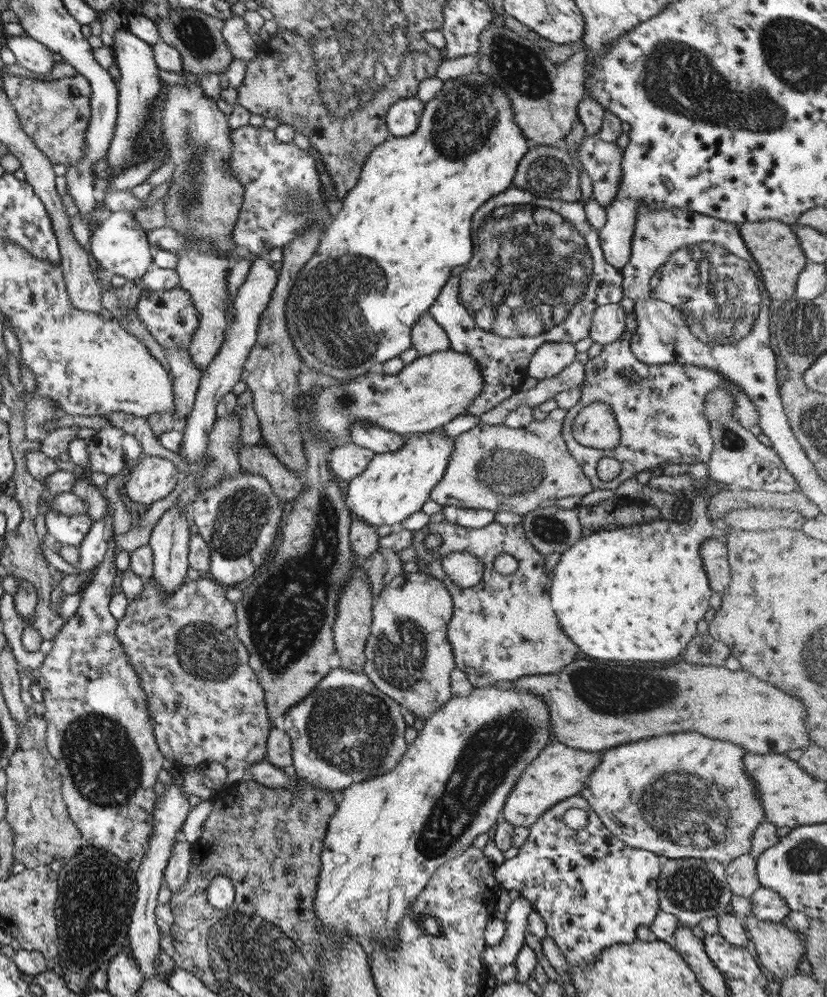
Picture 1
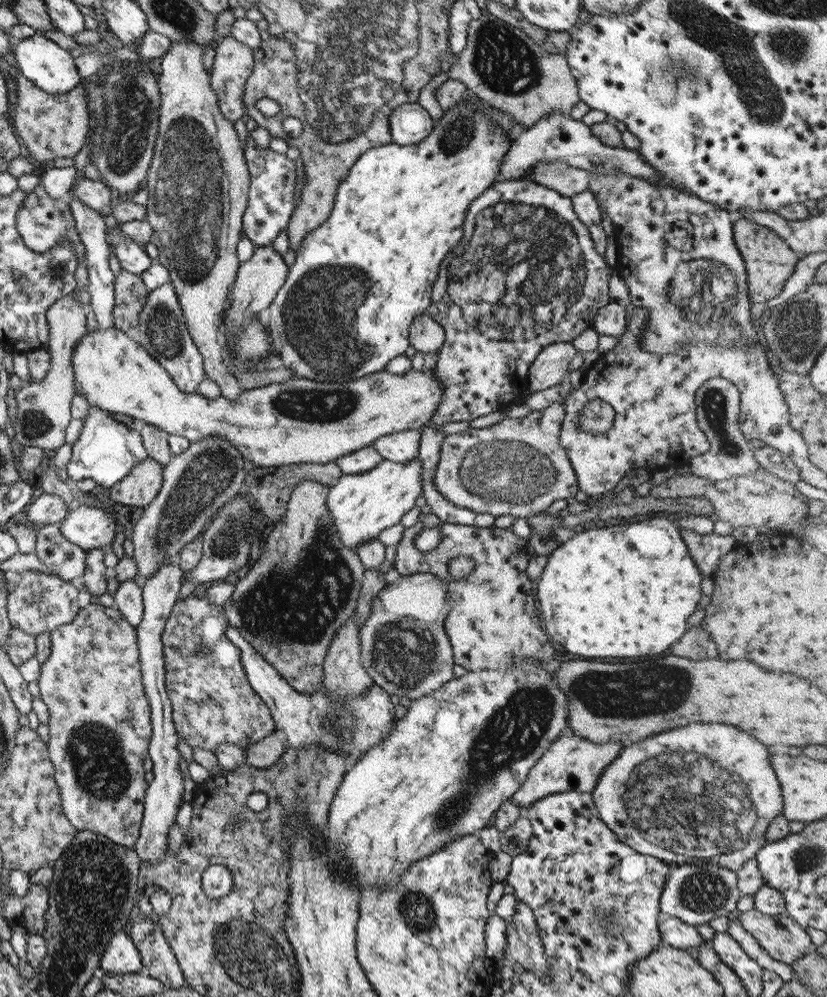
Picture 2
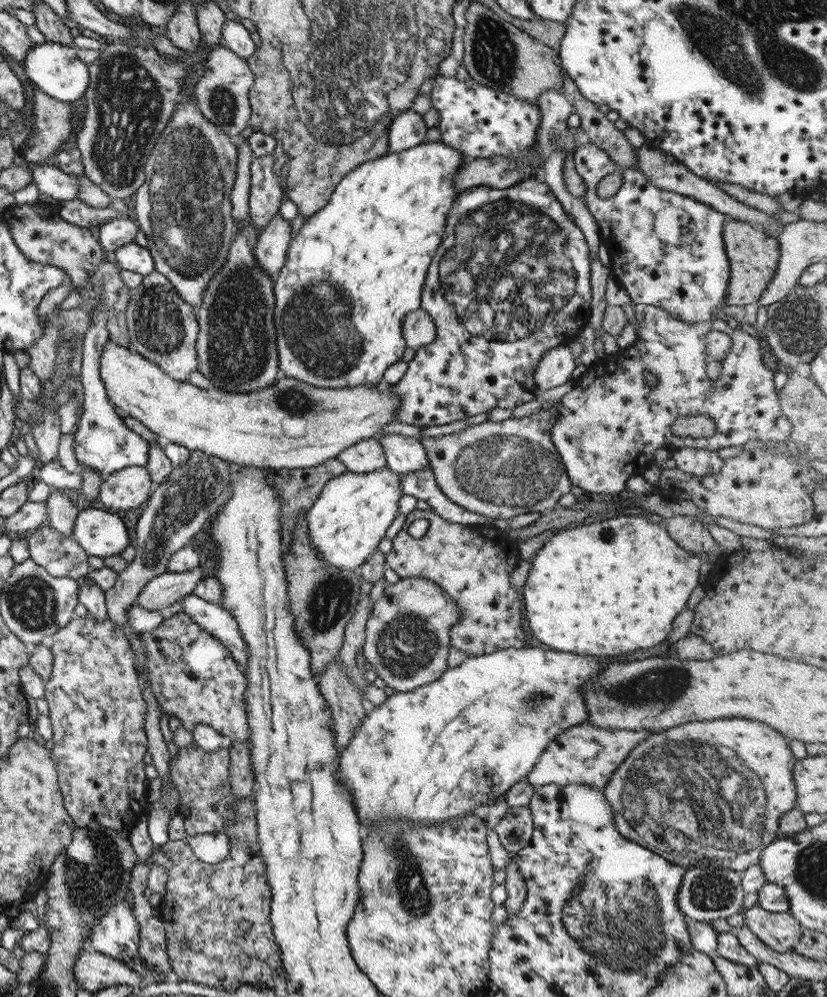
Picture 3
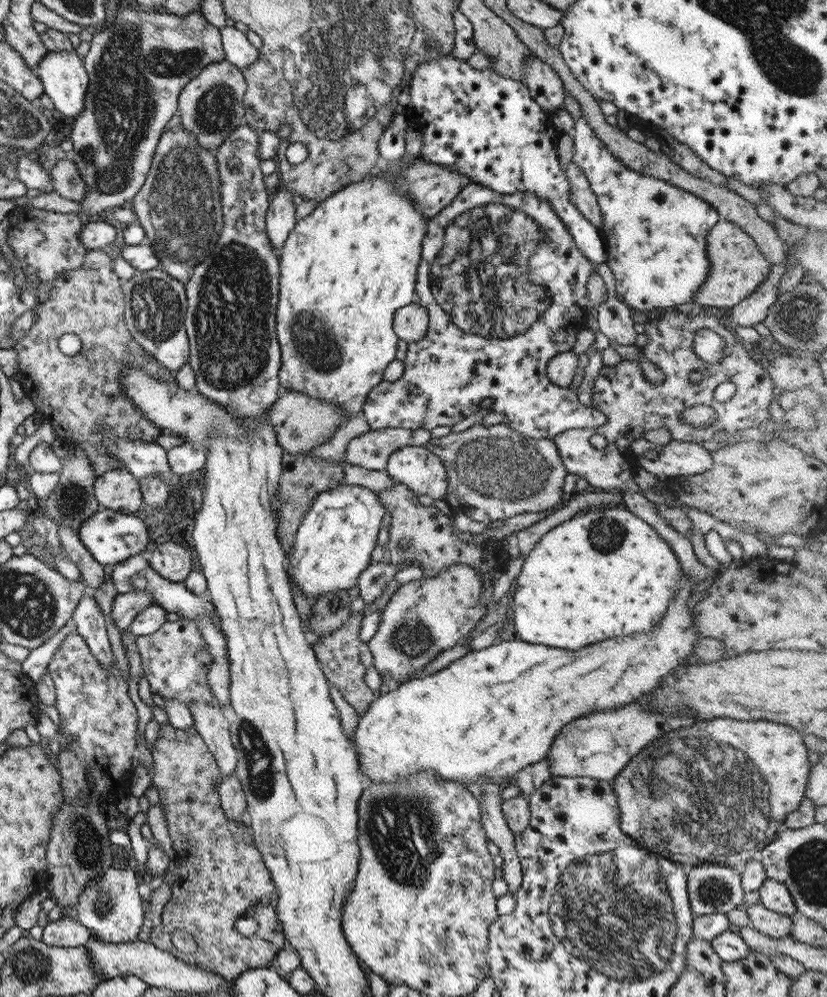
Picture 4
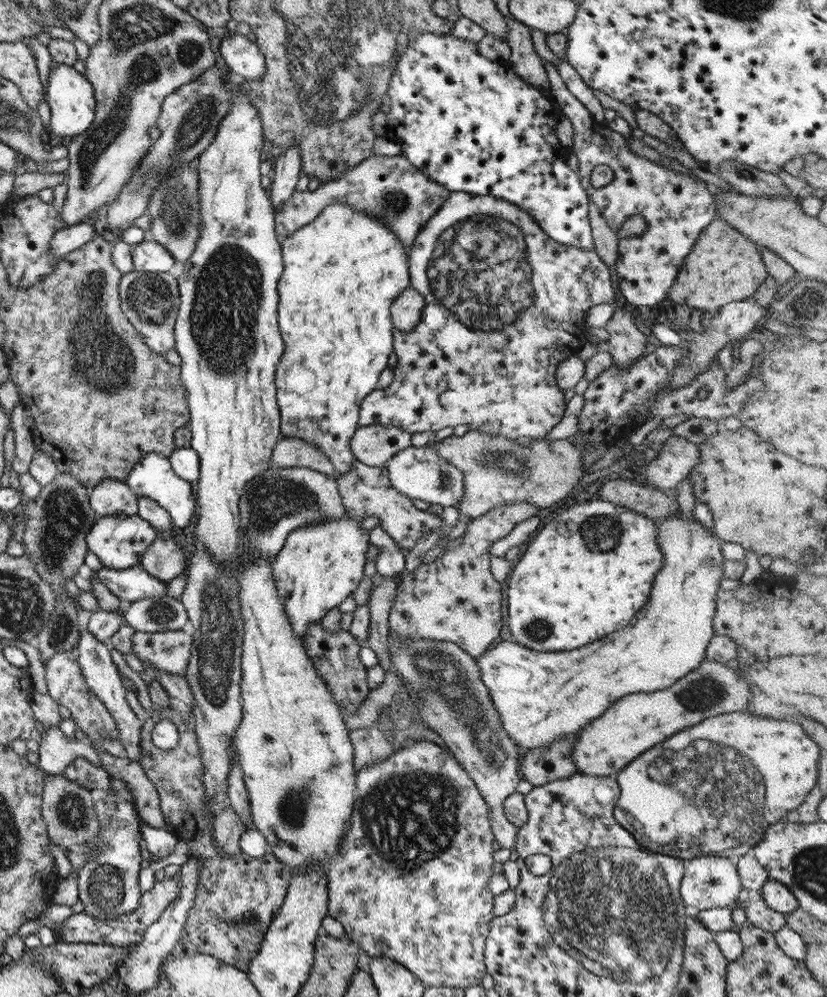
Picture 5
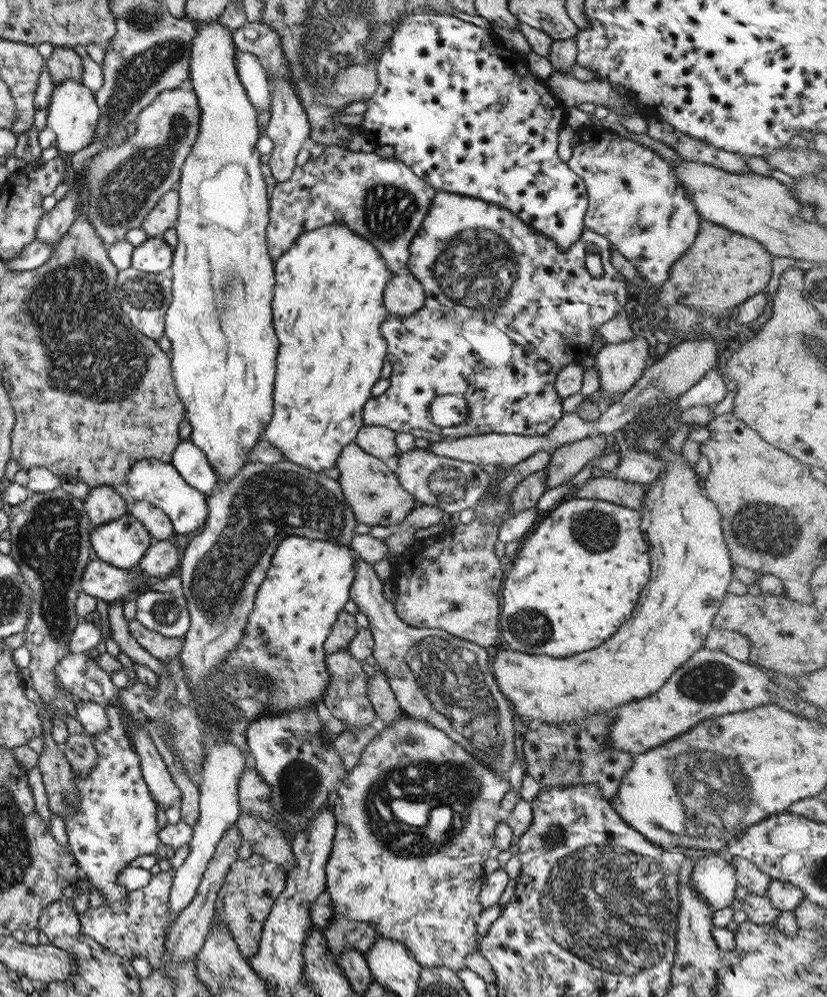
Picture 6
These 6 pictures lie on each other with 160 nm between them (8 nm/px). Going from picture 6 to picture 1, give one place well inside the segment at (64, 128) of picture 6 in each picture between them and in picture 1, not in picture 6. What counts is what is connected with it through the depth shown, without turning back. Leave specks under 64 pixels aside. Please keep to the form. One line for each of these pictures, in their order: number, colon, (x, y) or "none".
1: (29, 53)
2: (51, 68)
3: (55, 70)
4: (64, 80)
5: (69, 96)

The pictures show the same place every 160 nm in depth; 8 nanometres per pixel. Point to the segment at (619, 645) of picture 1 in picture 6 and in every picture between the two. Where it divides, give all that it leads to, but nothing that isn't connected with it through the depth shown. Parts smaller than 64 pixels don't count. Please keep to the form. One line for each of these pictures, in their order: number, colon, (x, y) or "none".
2: (625, 590)
3: (612, 587)
4: (602, 573)
5: (589, 569)
6: (577, 574)

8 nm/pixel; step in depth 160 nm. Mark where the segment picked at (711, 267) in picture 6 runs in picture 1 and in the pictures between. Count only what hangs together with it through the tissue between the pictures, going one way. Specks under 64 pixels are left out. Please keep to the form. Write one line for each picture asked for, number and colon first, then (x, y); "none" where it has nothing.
1: (773, 245)
2: (768, 261)
3: (753, 255)
4: (737, 268)
5: (724, 266)

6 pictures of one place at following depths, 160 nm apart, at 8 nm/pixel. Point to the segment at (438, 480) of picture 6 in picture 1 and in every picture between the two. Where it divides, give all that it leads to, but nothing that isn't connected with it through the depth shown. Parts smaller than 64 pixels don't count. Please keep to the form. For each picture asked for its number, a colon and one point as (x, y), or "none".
1: (376, 439)
2: (401, 447)
3: (403, 454)
4: (414, 467)
5: (417, 472)

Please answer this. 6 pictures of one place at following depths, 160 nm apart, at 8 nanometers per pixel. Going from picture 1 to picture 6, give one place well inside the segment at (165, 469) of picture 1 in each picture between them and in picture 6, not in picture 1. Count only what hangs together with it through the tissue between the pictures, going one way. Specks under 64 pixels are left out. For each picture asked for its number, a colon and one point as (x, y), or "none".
2: (139, 487)
3: (128, 488)
4: (117, 490)
5: (109, 497)
6: (102, 504)

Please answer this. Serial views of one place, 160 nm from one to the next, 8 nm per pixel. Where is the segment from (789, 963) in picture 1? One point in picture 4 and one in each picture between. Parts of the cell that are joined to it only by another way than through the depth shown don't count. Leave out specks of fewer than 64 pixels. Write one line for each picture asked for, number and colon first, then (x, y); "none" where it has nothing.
2: (782, 939)
3: (779, 931)
4: (774, 925)

